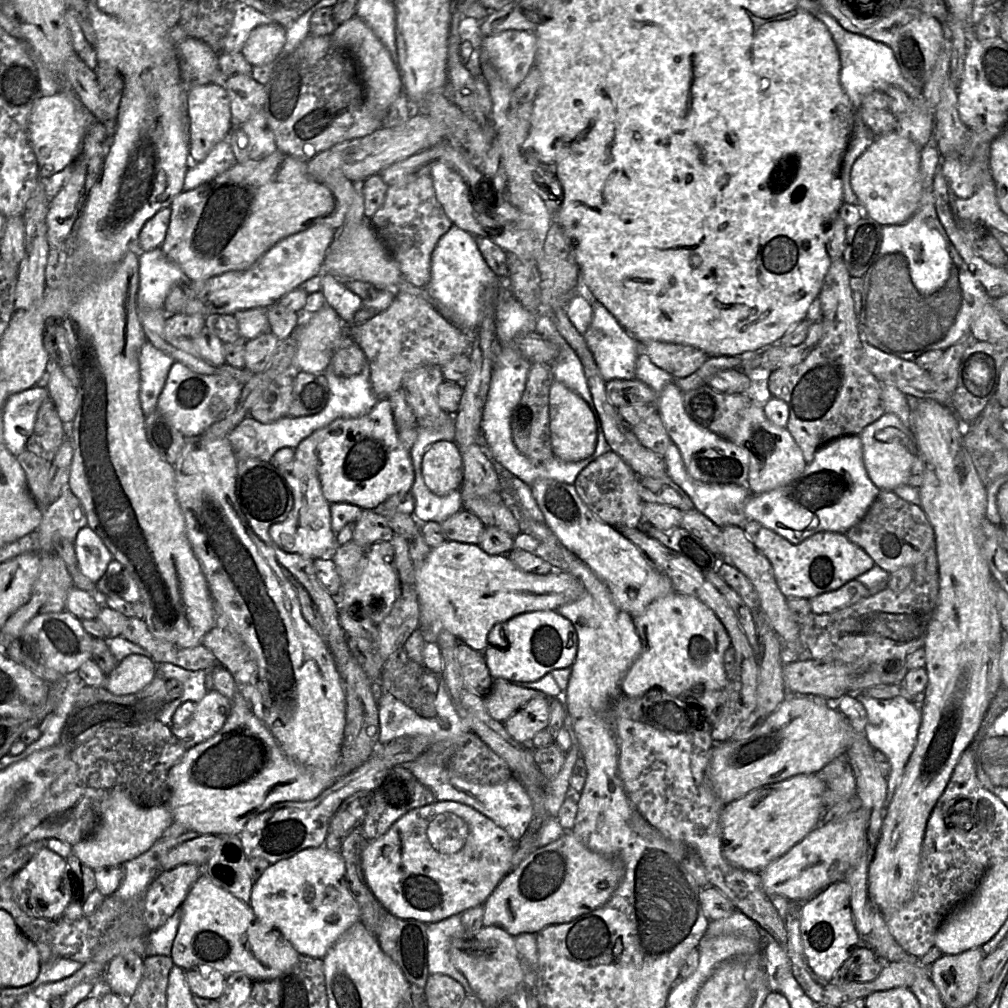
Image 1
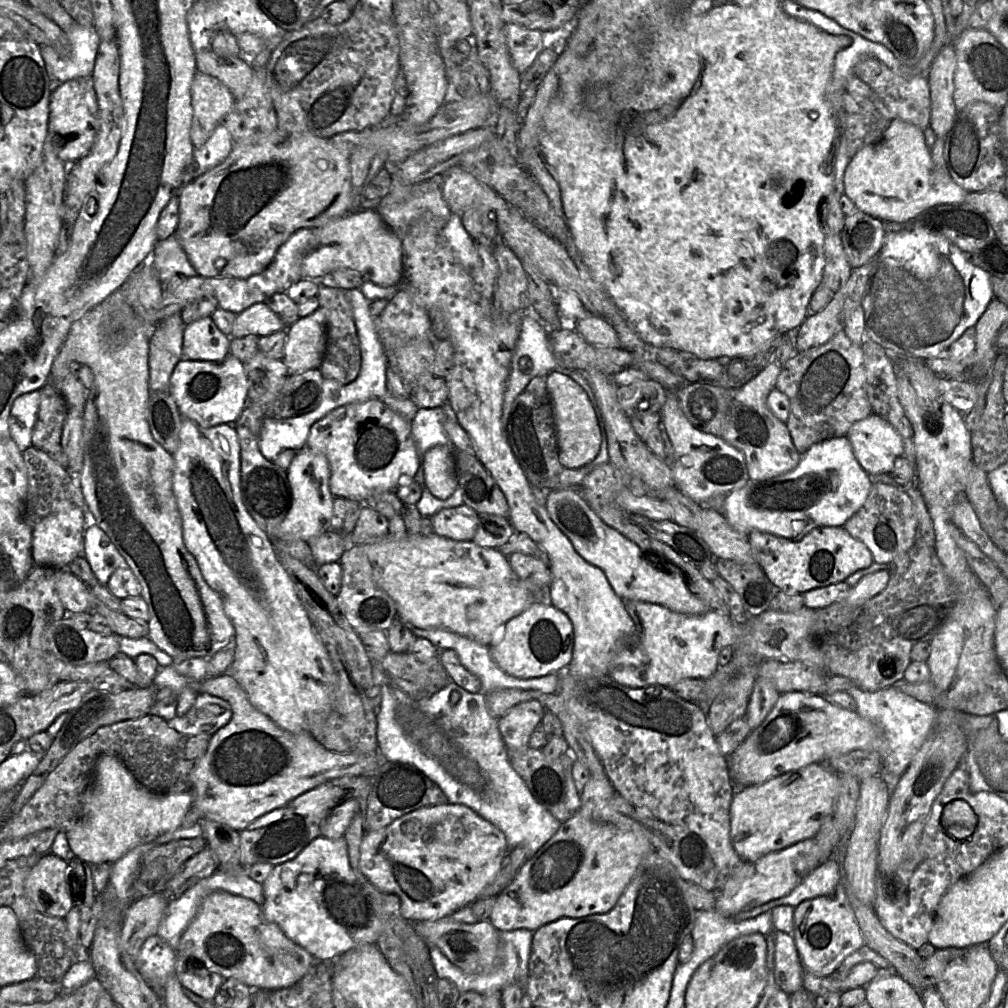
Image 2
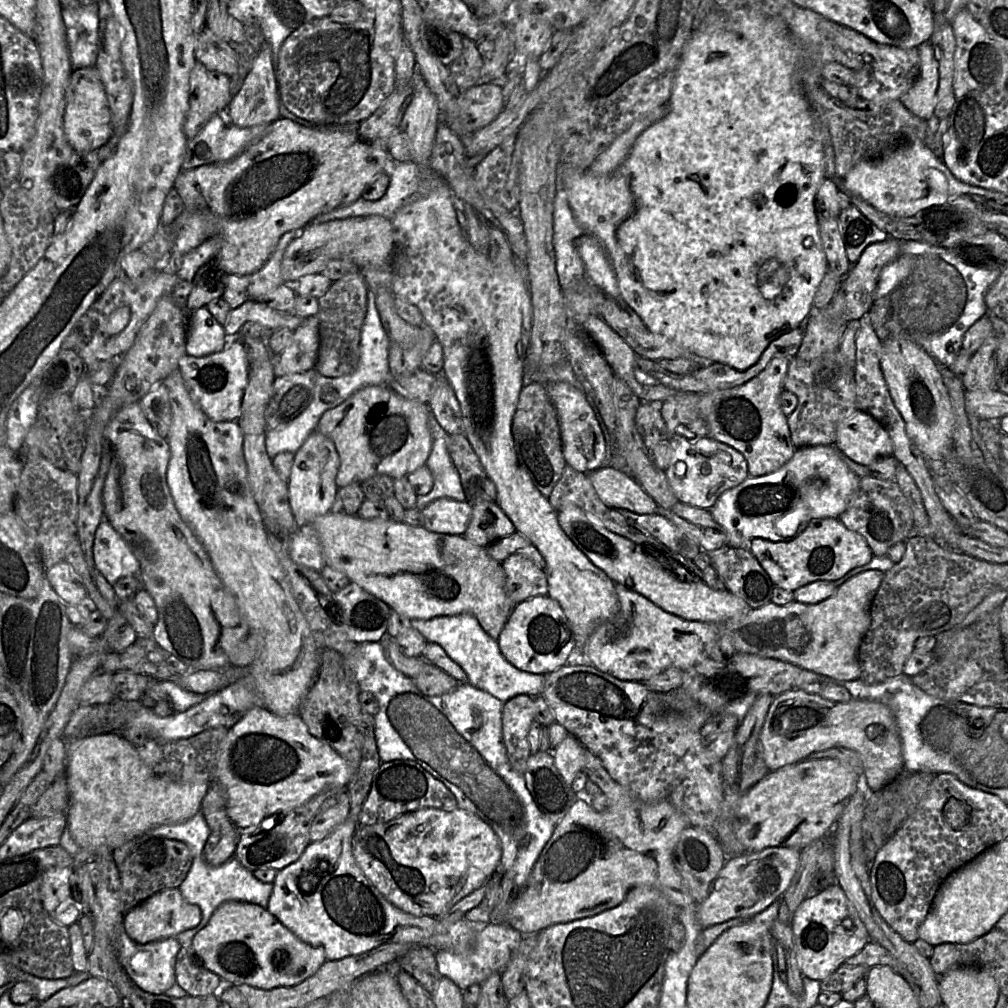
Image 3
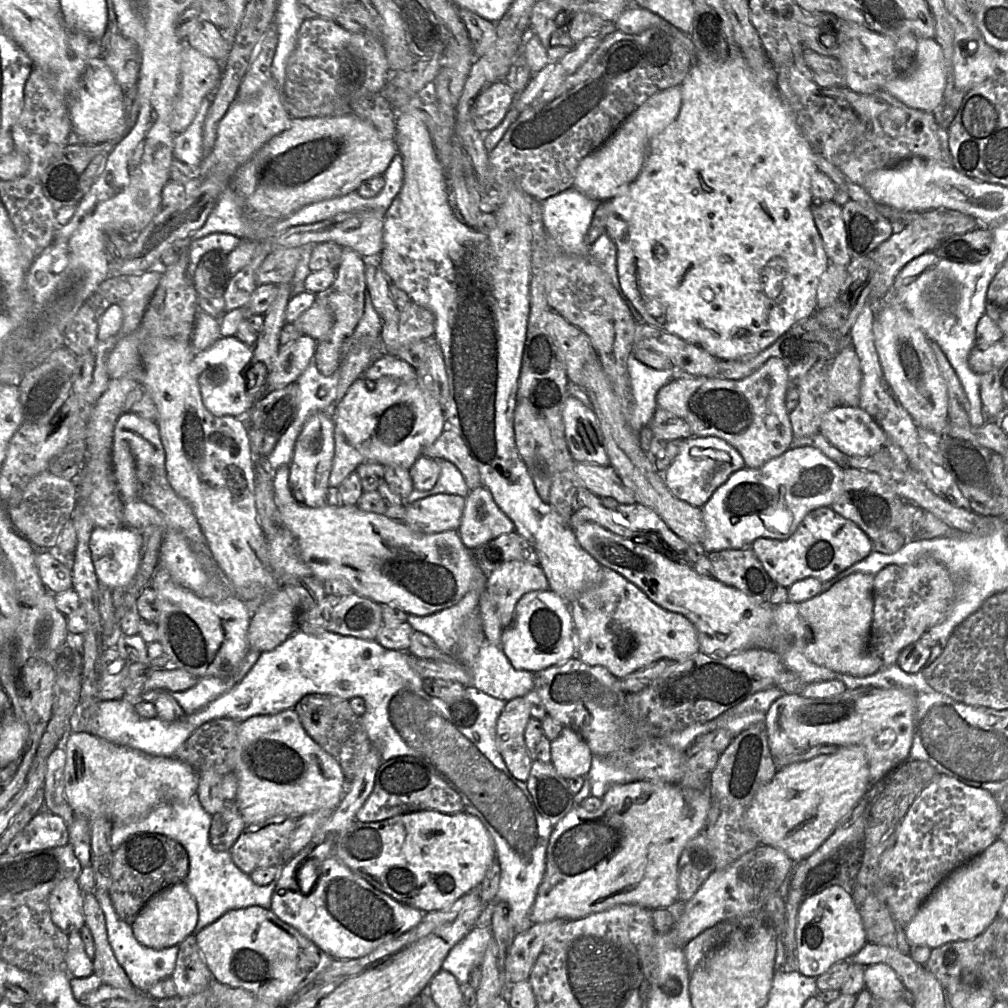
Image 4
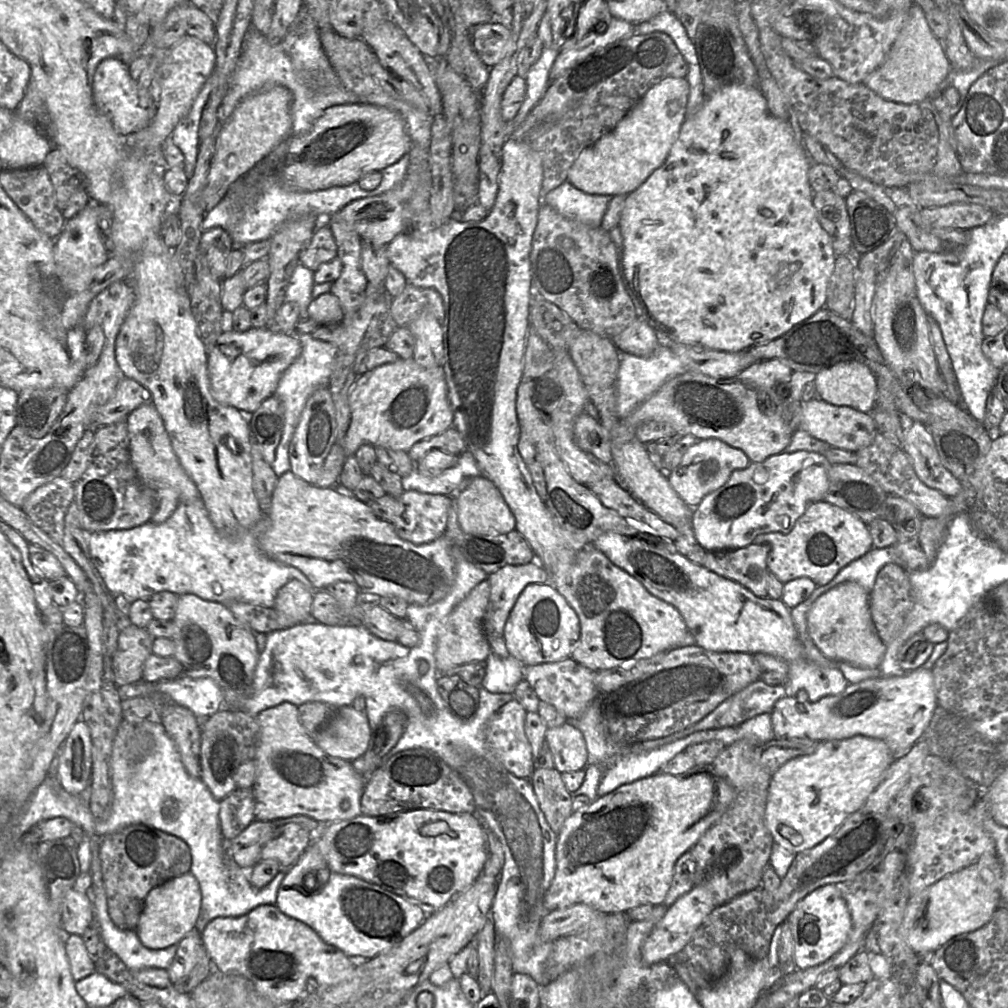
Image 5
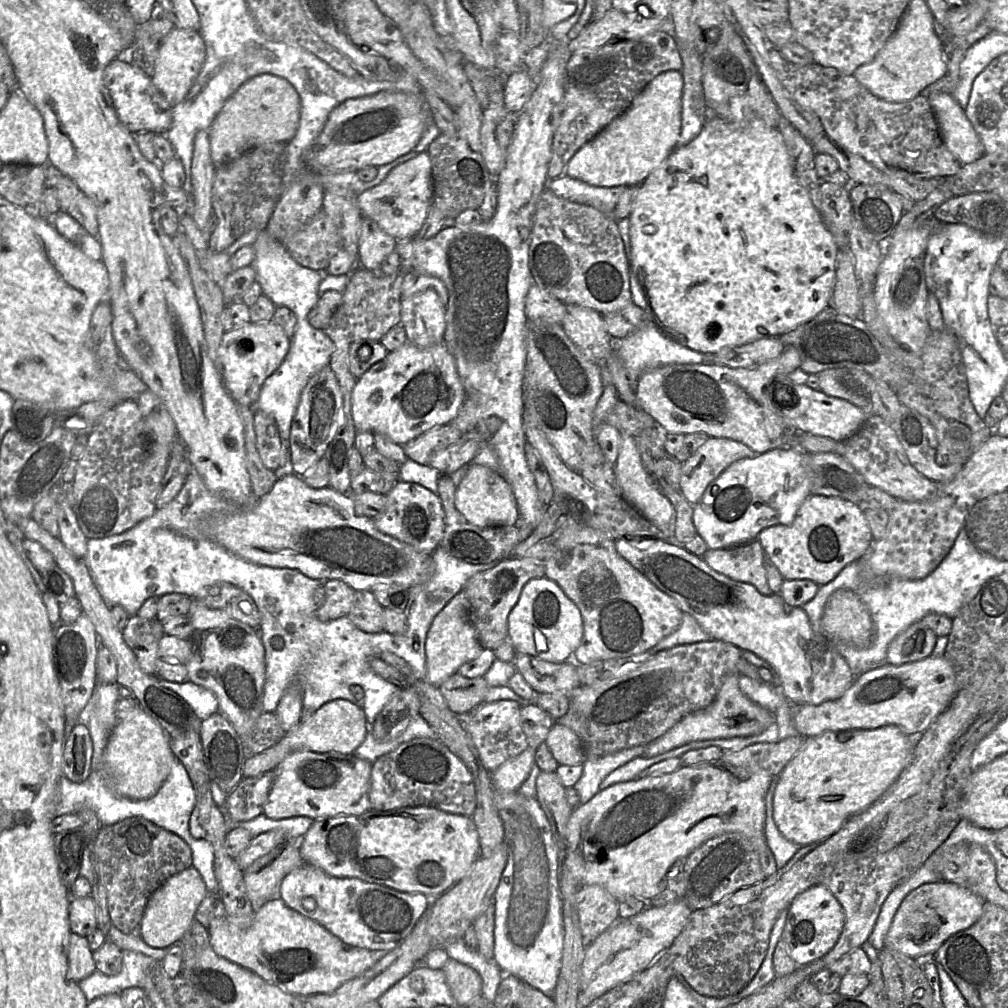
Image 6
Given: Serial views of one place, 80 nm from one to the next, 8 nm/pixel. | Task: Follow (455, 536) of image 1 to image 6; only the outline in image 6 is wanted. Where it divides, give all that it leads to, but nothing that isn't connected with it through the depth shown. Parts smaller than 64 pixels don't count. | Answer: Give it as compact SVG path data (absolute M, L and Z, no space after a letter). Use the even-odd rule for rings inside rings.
M398 480L386 495L384 510L373 521L382 533L429 555L437 549L443 538L445 511L438 495L417 483Z

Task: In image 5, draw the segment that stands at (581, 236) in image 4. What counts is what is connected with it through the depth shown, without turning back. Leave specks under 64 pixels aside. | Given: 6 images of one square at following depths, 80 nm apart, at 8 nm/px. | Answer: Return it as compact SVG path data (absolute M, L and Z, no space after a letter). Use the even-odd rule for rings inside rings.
M567 180L543 196L542 201L568 219L598 227L611 198L583 192Z

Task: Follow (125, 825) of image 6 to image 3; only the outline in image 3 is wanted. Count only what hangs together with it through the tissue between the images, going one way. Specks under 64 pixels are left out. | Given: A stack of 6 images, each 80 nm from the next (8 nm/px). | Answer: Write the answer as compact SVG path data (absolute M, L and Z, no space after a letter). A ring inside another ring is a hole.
M140 836L133 840L136 840L136 844L118 868L123 913L160 891L179 888L192 864L191 851L182 841L155 836Z

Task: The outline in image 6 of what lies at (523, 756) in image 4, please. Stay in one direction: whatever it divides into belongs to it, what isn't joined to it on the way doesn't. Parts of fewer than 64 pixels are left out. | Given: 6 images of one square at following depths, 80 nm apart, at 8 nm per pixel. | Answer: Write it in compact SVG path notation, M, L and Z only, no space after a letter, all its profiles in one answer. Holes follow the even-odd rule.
M499 700L491 703L482 702L466 715L458 715L464 718L463 726L473 740L483 765L490 773L529 747L522 727L521 708L516 701Z

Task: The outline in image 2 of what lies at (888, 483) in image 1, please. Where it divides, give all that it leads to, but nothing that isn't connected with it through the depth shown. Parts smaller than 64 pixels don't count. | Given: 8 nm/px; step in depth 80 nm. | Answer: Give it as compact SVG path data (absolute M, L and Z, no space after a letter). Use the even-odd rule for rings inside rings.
M873 413L855 422L846 436L857 461L870 476L890 473L895 460L904 453L902 439L894 427Z

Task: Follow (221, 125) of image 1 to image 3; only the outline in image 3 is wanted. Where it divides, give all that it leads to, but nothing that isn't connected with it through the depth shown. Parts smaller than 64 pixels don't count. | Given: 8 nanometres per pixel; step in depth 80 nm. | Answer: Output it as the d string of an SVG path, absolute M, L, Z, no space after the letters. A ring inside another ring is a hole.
M196 61L190 74L189 109L183 123L186 137L194 138L214 115L225 115L234 94L230 77Z

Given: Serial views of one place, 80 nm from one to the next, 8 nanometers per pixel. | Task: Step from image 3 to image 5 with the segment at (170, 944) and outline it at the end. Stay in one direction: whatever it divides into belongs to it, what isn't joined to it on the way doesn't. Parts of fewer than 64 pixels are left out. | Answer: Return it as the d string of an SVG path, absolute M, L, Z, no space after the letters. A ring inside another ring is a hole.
M92 886L86 894L93 903L97 928L104 944L124 962L130 971L154 967L168 969L178 945L164 949L150 949L143 945L136 931L124 930L115 925L108 911L106 888L97 889L95 895Z

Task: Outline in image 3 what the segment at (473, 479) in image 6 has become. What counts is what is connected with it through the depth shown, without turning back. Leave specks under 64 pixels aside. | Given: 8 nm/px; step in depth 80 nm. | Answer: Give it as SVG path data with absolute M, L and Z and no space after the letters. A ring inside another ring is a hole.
M485 501L472 506L471 518L463 537L480 547L511 535L515 527L496 502Z

